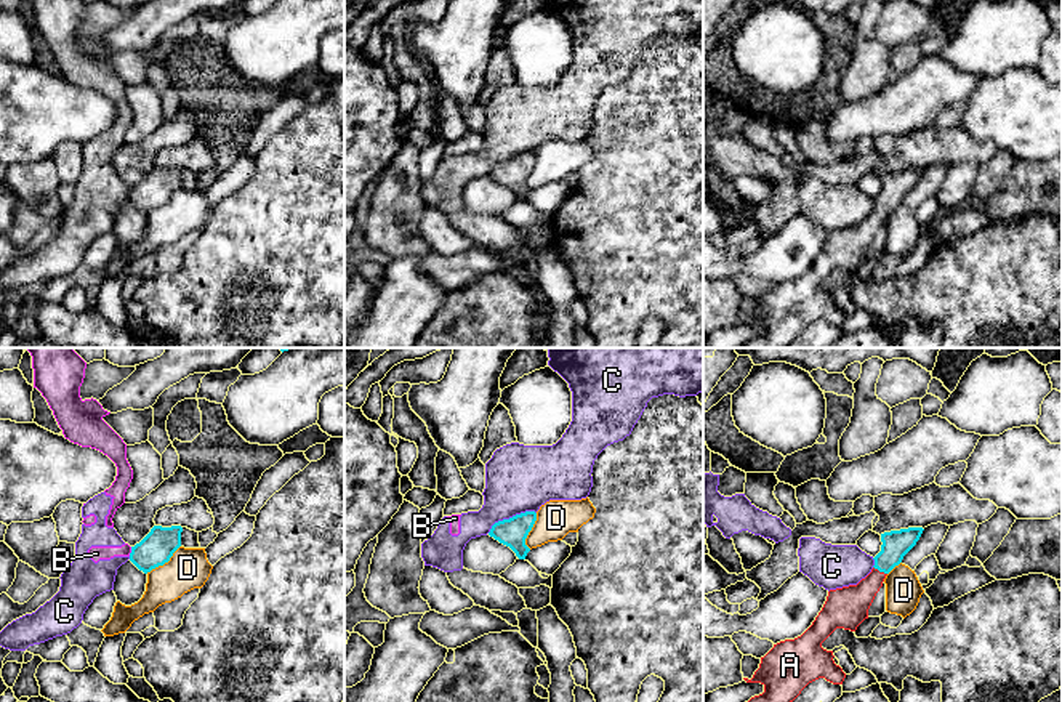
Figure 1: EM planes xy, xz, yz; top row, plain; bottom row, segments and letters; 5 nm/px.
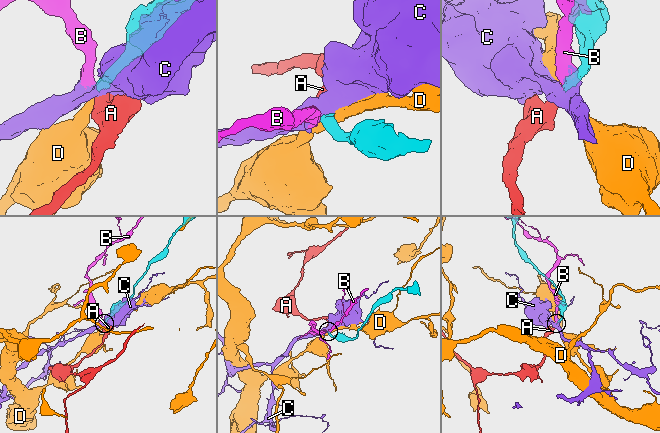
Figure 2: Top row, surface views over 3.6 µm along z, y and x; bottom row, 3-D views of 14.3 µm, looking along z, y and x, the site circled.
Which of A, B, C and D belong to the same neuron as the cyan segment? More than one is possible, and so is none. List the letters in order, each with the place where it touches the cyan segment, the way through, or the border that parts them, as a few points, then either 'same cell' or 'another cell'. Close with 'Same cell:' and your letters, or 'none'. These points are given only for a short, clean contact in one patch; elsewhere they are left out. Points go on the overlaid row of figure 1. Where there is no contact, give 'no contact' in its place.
A: meets cyan in yz at (880, 571); runs through yz (896, 544), (880, 571), (846, 608); same cell
B: meets cyan in xy at (132, 552); border along xy (132, 547), (128, 555); another cell
C: meets cyan in xz at (510, 518); border along xz (535, 512), (521, 512), (498, 520), (487, 532); another cell
D: meets cyan in xy at (164, 563); border along xy (180, 545), (167, 561), (146, 572); another cell
Same cell: A

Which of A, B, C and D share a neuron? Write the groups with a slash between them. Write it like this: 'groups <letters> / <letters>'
groups A / B C / D

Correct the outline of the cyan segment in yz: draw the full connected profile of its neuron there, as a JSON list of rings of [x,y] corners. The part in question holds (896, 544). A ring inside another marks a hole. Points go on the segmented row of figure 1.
[[[908,527],[881,534],[881,551],[873,558],[871,572],[857,585],[830,590],[812,625],[798,638],[785,639],[761,657],[759,668],[746,683],[761,683],[764,692],[748,702],[793,702],[812,681],[825,678],[843,684],[846,673],[833,660],[833,651],[822,643],[836,630],[855,631],[868,619],[868,609],[886,575],[902,563],[916,545],[923,527]]]

